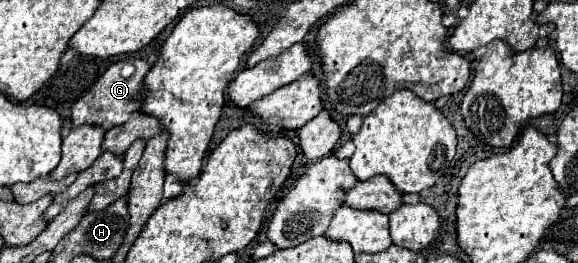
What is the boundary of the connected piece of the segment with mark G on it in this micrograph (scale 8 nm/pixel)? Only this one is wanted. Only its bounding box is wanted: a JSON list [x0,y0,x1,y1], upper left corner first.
[72,58,150,130]

